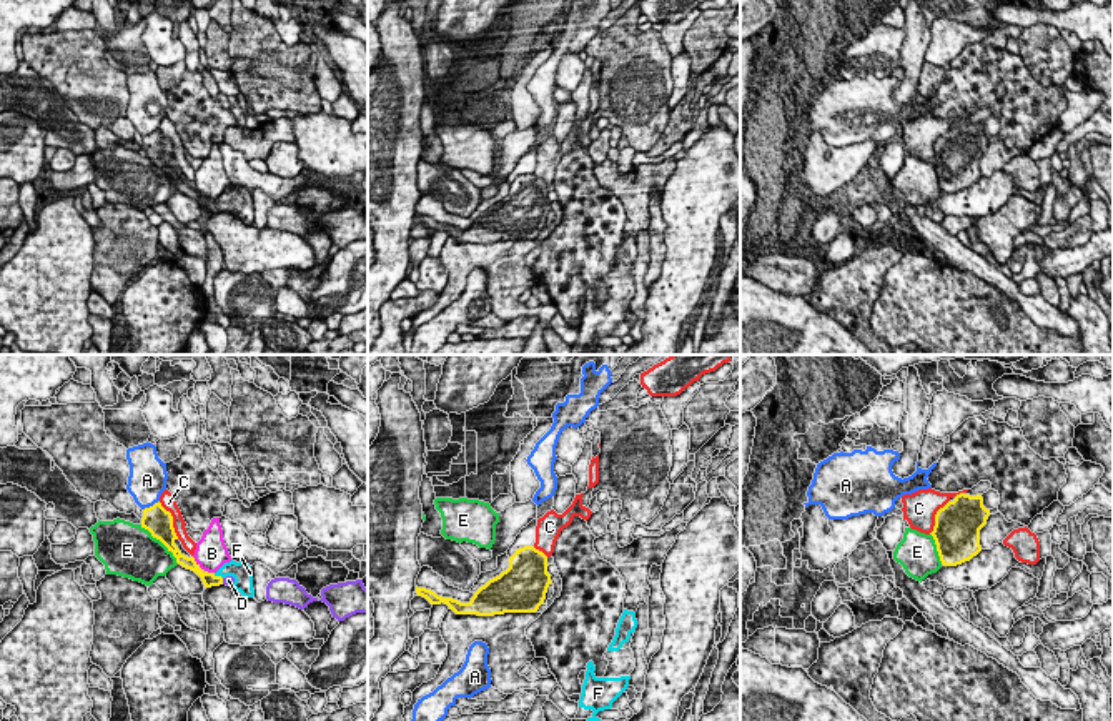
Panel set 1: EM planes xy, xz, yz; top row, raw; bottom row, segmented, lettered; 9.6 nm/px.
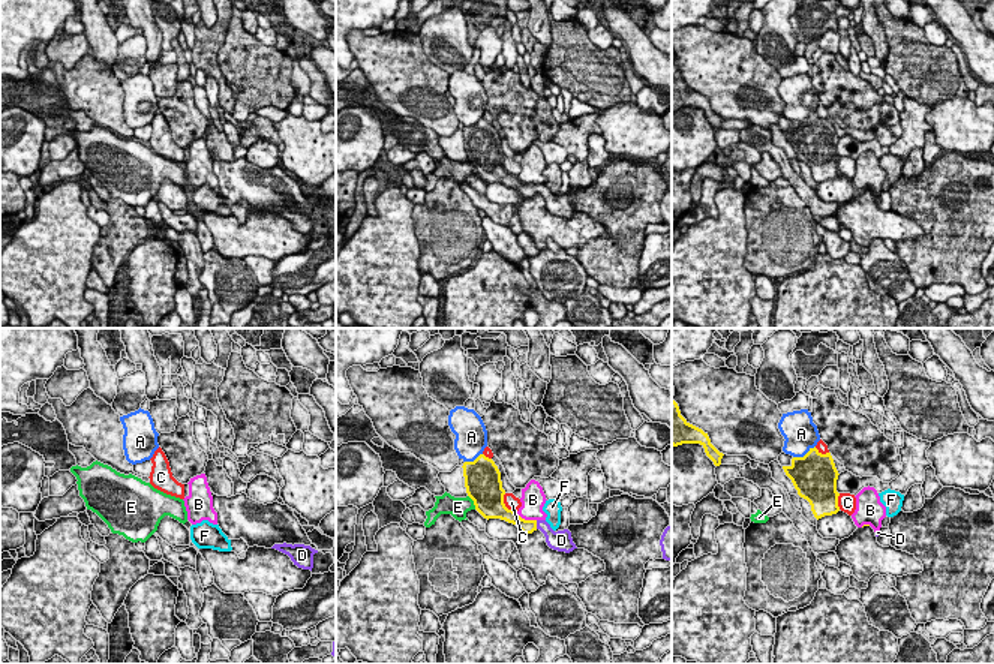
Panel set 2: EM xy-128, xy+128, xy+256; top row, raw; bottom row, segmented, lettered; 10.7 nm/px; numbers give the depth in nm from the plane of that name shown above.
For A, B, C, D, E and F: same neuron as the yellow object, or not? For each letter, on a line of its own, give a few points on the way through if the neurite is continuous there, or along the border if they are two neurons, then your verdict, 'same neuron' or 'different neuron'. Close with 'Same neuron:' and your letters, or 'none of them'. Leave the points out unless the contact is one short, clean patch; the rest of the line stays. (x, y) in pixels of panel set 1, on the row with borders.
A: different neuron
B: border xy (192, 556), (202, 570); different neuron
C: different neuron
D: way xy (208, 580), (222, 581), (228, 580); same neuron
E: different neuron
F: border xy (213, 573), (222, 578); different neuron
Same neuron: D

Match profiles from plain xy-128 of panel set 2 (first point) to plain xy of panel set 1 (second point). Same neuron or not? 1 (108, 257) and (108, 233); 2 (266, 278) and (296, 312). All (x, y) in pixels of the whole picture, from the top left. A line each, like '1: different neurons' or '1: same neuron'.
1: same neuron
2: same neuron

